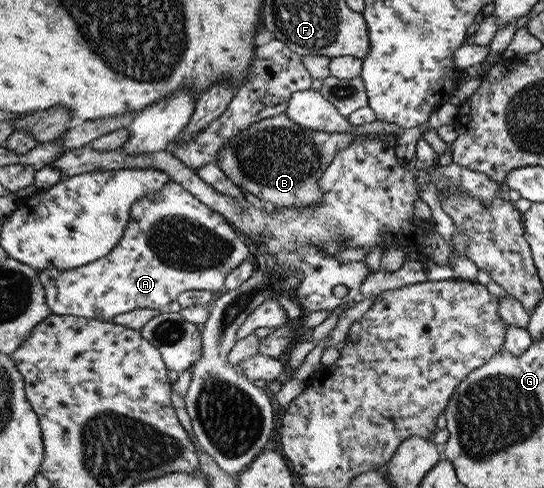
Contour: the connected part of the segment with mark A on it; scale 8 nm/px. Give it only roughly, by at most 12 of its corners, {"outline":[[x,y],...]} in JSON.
{"outline":[[175,181],[110,254],[38,272],[55,315],[111,321],[219,295],[252,254]]}

